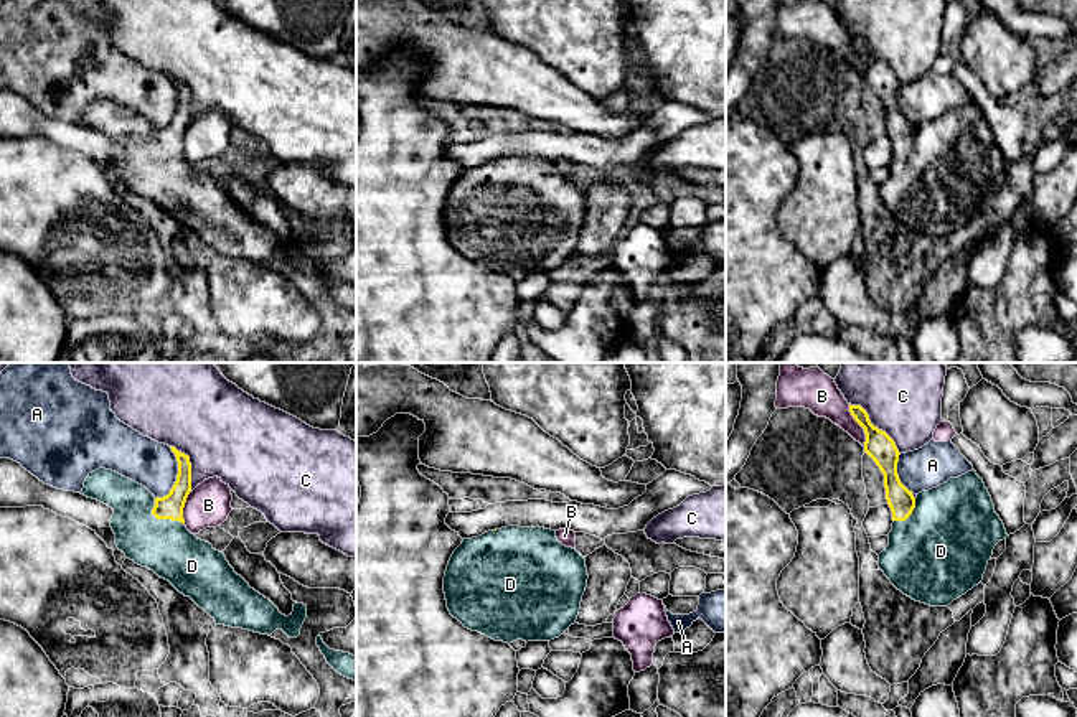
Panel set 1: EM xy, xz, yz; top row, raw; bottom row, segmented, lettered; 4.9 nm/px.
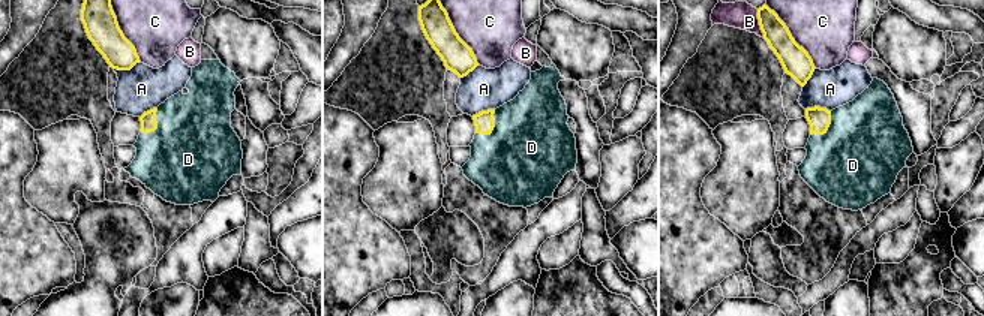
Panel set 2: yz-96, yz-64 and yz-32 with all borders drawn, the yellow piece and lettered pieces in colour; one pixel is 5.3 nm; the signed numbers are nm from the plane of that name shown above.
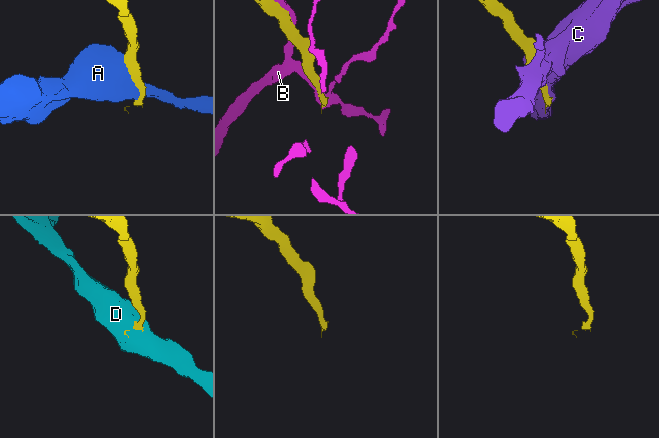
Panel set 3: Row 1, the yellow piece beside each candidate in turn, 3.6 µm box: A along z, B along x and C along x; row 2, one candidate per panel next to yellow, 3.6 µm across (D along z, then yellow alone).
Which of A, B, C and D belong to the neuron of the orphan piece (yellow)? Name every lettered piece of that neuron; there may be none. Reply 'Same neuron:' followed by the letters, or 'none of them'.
Same neuron: D

